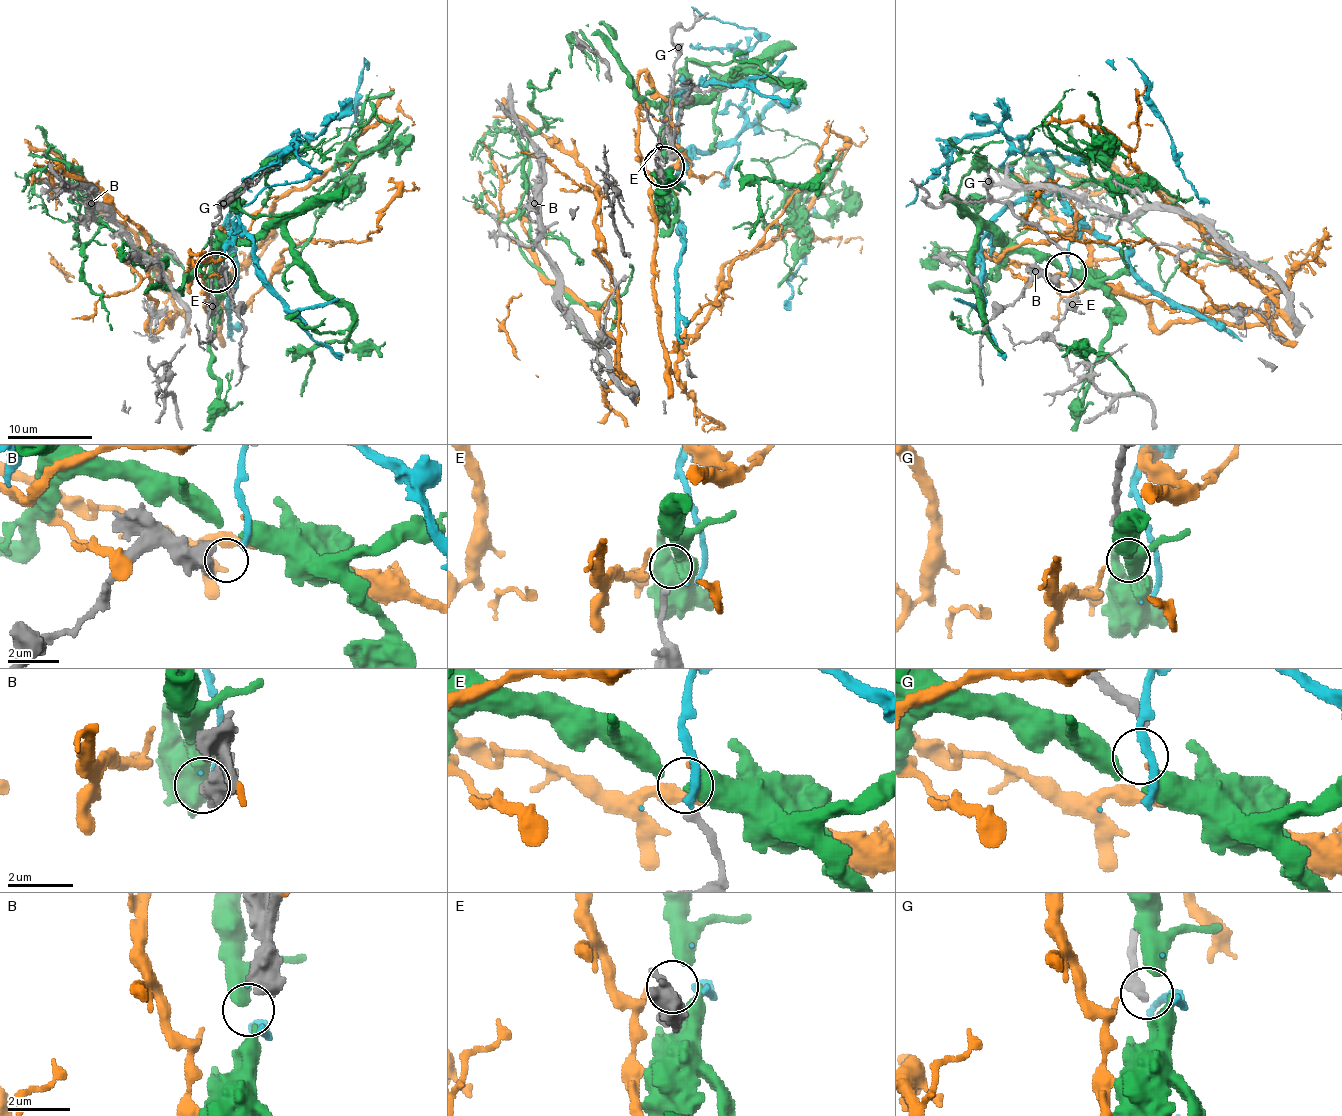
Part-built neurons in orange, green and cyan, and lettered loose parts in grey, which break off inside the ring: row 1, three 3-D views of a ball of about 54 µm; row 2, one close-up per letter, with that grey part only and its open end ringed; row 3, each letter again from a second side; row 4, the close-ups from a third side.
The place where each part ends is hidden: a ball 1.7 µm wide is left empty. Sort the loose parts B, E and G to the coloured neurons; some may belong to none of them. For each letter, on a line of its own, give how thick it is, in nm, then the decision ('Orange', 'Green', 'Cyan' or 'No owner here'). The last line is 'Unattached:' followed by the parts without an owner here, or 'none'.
B: Thickness 500 nm. Cyan
E: Thickness 200 nm. No owner here
G: Thickness 360 nm. No owner here
Unattached: E, G

